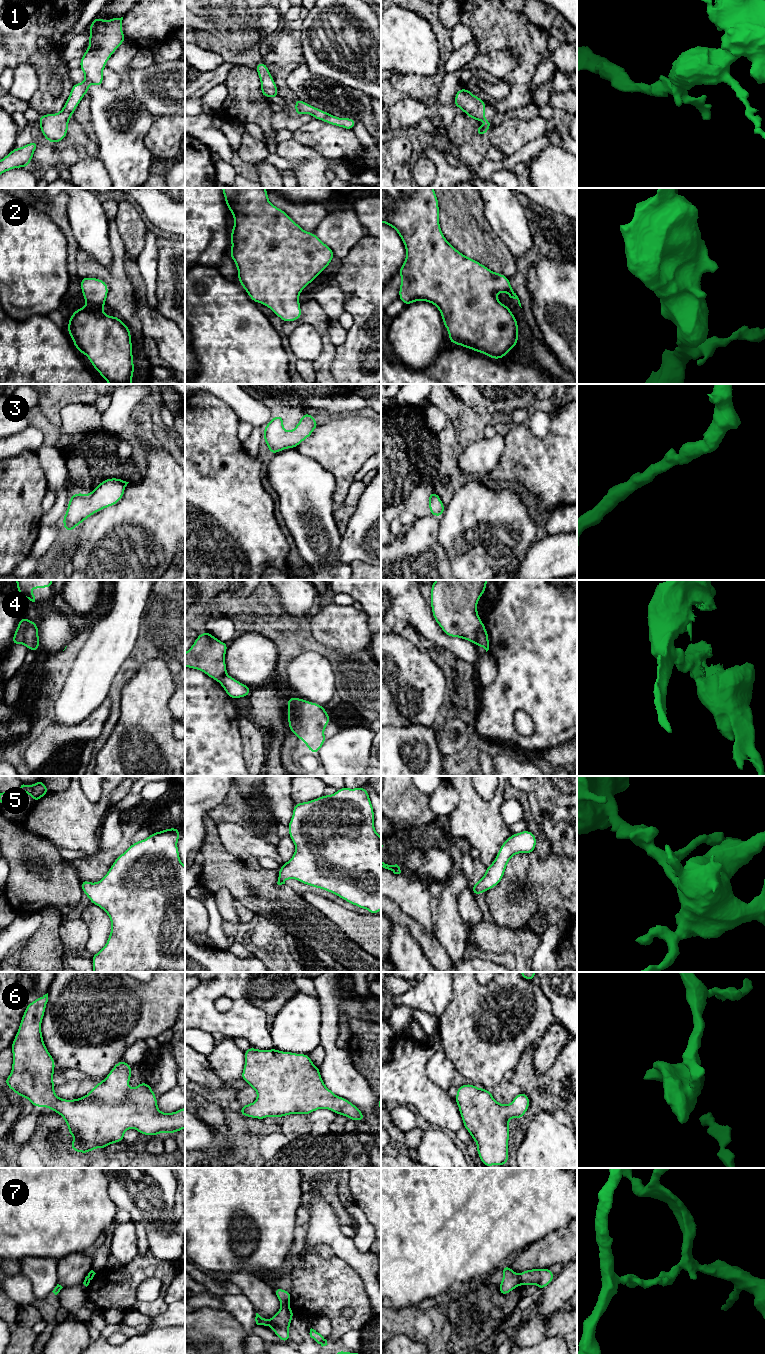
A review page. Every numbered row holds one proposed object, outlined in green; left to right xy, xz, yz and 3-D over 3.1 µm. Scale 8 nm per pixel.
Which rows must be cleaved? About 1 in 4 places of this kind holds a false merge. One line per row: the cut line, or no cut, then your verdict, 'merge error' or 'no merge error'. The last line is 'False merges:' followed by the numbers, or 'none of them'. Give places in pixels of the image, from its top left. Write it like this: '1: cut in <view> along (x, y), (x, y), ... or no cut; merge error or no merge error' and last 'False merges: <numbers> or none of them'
1: no cut; no merge error
2: no cut; no merge error
3: no cut; no merge error
4: cut in xy along (30, 621), (25, 629), (25, 637), (22, 642); merge error
5: no cut; no merge error
6: no cut; no merge error
7: cut in yz along (518, 1275), (521, 1284); merge error
False merges: 4, 7

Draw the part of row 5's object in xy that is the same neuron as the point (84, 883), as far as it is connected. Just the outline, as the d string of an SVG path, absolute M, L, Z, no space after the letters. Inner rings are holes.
M176 828L155 832L142 841L134 842L117 857L106 875L96 883L81 880L83 893L91 903L99 906L111 920L111 933L106 945L92 957L93 972L185 972L185 866L179 858L177 842L181 833Z

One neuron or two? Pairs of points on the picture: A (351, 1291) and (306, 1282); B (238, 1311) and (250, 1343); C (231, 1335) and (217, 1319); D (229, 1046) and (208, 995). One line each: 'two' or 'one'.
A: one
B: one
C: one
D: two

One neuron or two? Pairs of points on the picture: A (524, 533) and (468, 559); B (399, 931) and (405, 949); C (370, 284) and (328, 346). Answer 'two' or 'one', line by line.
A: one
B: one
C: two

